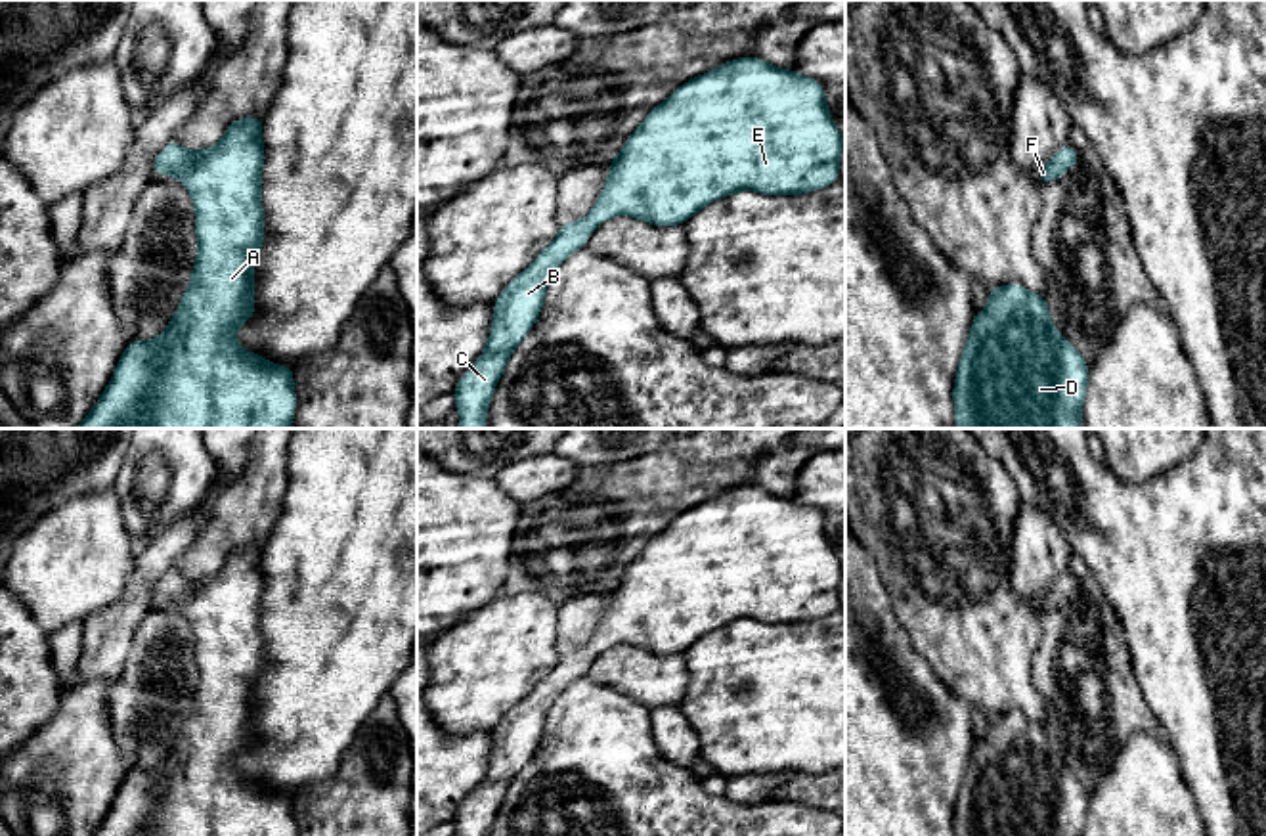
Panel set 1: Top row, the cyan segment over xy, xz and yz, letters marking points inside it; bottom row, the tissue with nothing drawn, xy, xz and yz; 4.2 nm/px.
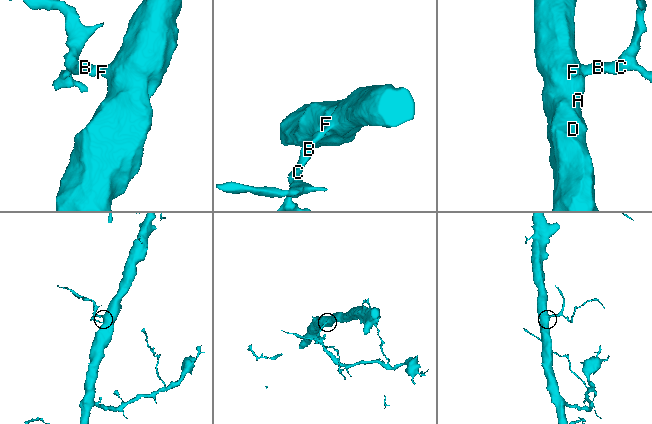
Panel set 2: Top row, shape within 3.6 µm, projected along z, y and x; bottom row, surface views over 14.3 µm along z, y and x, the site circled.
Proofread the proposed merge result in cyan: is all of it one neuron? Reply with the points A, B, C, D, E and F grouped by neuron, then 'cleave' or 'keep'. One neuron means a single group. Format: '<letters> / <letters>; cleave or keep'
A B C D E F; keep

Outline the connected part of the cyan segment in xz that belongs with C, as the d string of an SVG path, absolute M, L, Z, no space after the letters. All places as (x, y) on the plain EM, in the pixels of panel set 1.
M734 486L715 497L683 511L669 526L648 539L612 587L608 606L591 641L576 650L560 652L555 668L522 698L491 733L493 750L484 781L457 809L455 836L488 836L497 811L522 767L534 758L545 731L547 714L557 696L587 673L589 664L608 647L629 645L650 654L683 654L709 631L738 620L763 624L805 624L840 608L840 583L845 574L824 526L824 515L794 497L776 495L761 486Z

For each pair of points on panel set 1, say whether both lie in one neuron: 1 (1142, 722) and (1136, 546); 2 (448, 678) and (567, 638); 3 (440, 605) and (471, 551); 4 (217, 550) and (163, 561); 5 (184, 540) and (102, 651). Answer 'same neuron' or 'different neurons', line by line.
1: different neurons
2: different neurons
3: same neuron
4: different neurons
5: same neuron

